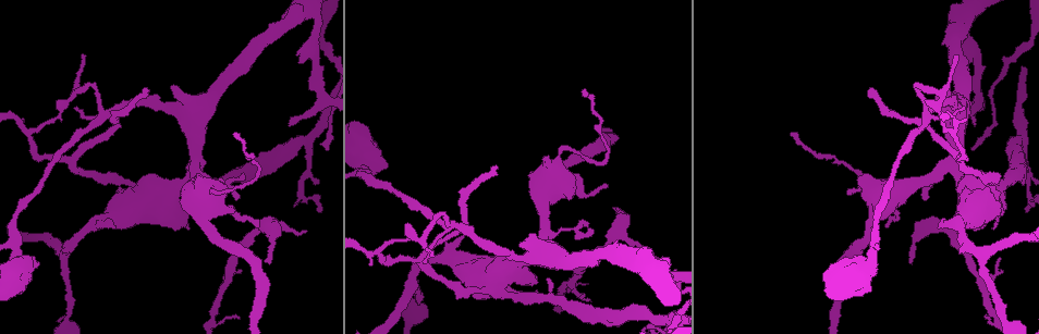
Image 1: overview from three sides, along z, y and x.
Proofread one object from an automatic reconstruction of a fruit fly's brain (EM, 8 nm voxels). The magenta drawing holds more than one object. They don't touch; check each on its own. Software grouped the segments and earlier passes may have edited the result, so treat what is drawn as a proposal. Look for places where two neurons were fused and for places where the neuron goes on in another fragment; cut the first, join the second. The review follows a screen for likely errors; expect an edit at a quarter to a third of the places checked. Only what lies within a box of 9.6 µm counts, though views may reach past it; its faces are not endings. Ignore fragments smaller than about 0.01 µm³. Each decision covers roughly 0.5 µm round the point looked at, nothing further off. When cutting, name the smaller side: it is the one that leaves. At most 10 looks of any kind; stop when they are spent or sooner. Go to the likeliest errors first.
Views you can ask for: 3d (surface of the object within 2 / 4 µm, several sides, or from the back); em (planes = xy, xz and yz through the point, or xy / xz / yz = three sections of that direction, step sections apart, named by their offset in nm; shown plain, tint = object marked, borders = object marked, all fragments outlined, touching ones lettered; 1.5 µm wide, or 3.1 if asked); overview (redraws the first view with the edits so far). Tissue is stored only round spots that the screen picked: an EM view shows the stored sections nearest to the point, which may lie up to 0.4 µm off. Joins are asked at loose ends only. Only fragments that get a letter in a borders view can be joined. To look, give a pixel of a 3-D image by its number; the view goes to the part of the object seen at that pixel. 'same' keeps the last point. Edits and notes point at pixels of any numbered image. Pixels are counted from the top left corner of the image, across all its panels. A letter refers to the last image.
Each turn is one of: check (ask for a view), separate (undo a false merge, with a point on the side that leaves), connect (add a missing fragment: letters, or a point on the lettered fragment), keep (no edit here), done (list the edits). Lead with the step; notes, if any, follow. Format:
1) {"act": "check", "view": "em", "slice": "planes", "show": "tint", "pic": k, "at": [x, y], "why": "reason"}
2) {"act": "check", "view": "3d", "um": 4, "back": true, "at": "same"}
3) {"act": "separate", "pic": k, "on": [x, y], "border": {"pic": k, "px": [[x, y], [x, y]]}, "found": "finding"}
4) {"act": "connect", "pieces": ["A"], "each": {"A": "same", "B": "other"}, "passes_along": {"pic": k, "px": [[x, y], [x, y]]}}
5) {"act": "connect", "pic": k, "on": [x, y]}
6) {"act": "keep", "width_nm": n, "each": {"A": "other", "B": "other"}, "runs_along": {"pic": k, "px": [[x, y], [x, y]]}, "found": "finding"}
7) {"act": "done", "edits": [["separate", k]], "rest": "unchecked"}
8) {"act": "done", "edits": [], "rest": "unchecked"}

{"act": "check", "view": "em", "slice": "planes", "show": "plain", "pic": 1, "at": [305, 232], "why": "an open end"}

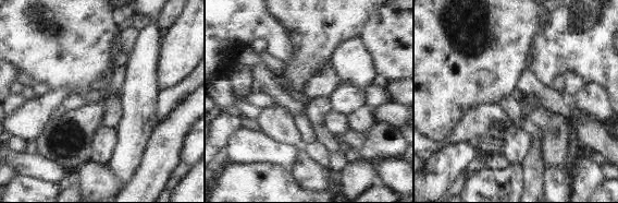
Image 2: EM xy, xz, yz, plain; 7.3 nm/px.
{"act": "check", "view": "em", "slice": "planes", "show": "borders", "at": "same", "why": "see the neighbours"}

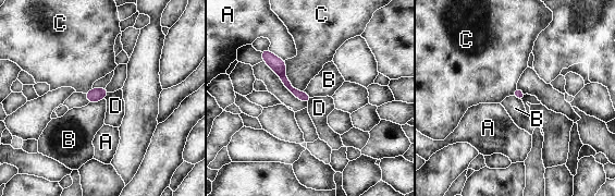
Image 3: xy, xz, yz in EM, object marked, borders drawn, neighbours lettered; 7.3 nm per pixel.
{"act": "keep", "width_nm": 70, "each": {"A": "other", "B": "other", "C": "other", "D": "other"}, "runs_along": {"pic": 3, "px": [[263, 53], [306, 99]]}, "found": "none of them fits"}

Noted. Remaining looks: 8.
{"act": "check", "view": "3d", "um": 2, "pic": 1, "at": [322, 210], "why": "an open end"}

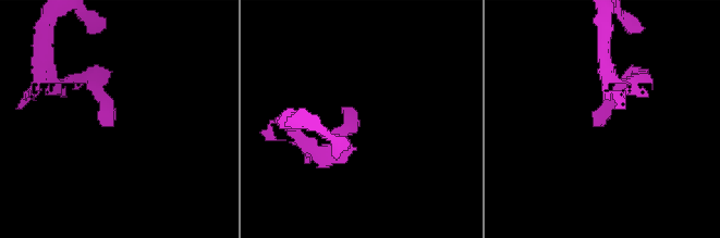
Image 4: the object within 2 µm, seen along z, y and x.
{"act": "check", "view": "em", "slice": "yz", "step": 8, "show": "borders", "pic": 4, "at": [349, 108], "why": "now the EM"}

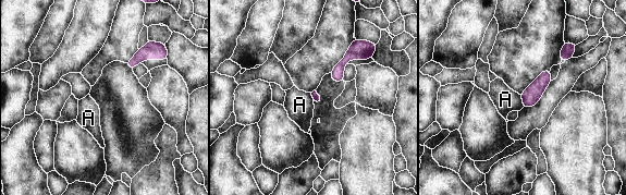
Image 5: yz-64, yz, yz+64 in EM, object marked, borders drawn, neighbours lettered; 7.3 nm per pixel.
{"act": "check", "view": "em", "slice": "planes", "show": "borders", "at": "same"}

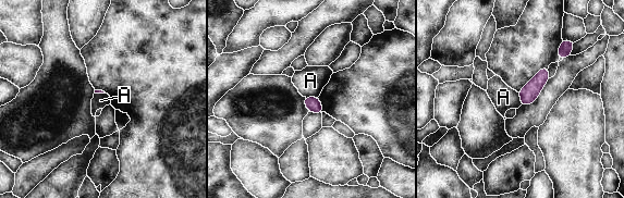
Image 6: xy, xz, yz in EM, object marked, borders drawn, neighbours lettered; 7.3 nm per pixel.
{"act": "keep", "each": {"A": "other"}, "border": {"pic": 6, "px": [[305, 96], [317, 97]]}, "found": "none of them fits"}

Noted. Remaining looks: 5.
{"act": "check", "view": "em", "slice": "planes", "show": "tint", "pic": 1, "at": [938, 226], "why": "thick end"}

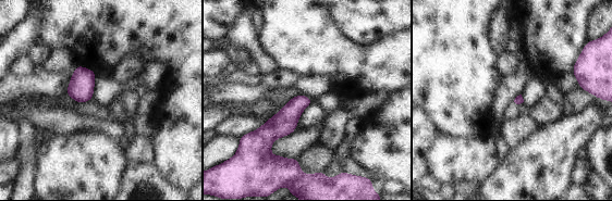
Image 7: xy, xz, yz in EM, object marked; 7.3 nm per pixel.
{"act": "check", "view": "em", "slice": "planes", "show": "borders", "at": "same"}

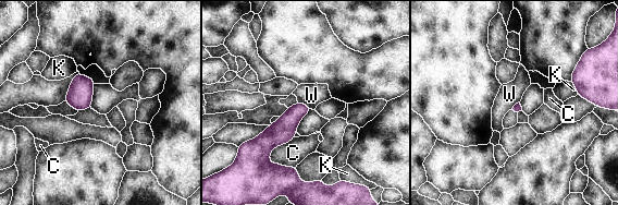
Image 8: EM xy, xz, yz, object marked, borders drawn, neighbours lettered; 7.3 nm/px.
{"act": "keep", "each": {"C": "other", "K": "other", "W": "other"}, "runs_along": {"pic": 8, "px": [[306, 108], [266, 142], [252, 142]]}, "found": "none of them fits"}

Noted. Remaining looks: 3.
{"act": "check", "view": "3d", "um": 4, "pic": 1, "at": [894, 212], "why": "calibre changes"}

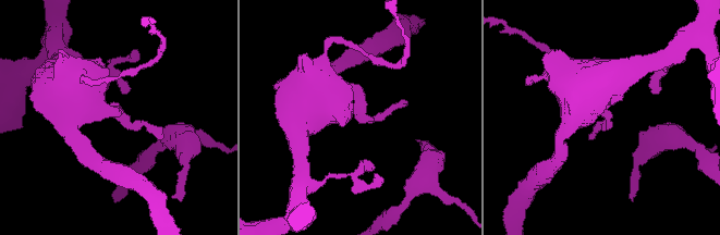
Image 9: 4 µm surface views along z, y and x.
{"act": "check", "view": "em", "slice": "xz", "step": 8, "show": "tint", "pic": 9, "at": [362, 115]}

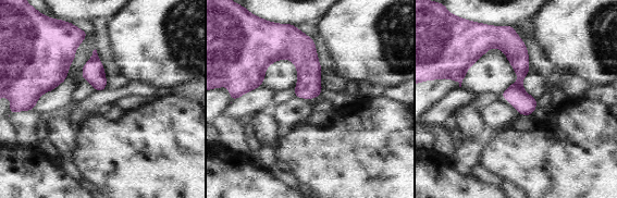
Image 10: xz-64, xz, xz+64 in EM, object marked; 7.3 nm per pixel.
{"act": "check", "view": "em", "slice": "xz", "step": 8, "show": "borders", "at": "same", "why": "see the neighbours"}

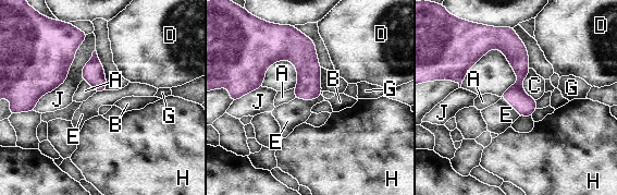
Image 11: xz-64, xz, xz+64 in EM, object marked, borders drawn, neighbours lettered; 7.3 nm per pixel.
{"act": "keep", "longest_contact_nm": ["J", 700], "each": {"A": "other", "B": "other", "C": "other", "D": "other", "E": "other", "G": "other", "H": "other", "J": "other"}, "border": {"pic": 11, "px": [[529, 69], [522, 88], [537, 99]]}, "found": "one neuron here"}

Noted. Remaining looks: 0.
{"act": "done", "edits": [], "rest": "unchecked"}

